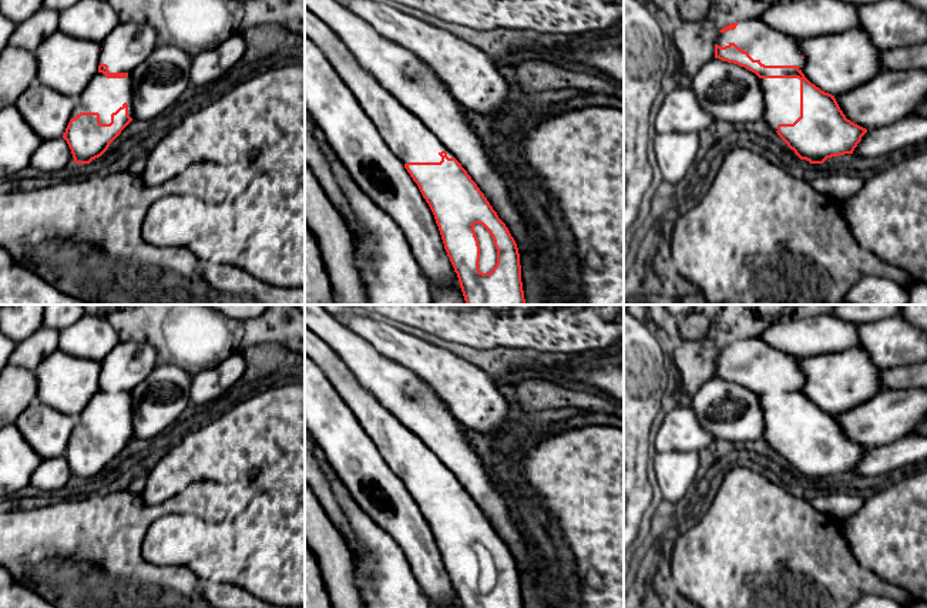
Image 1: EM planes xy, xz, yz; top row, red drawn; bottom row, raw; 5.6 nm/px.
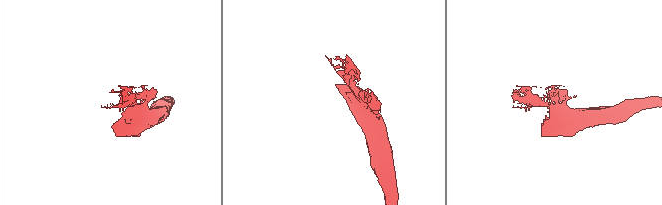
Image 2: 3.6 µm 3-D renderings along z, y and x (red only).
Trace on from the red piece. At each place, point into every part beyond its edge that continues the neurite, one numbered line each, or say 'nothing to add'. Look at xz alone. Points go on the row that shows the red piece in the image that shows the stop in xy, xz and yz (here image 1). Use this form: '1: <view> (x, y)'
1: xz (406, 135)
2: xz (487, 251)

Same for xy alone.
1: xy (104, 96)

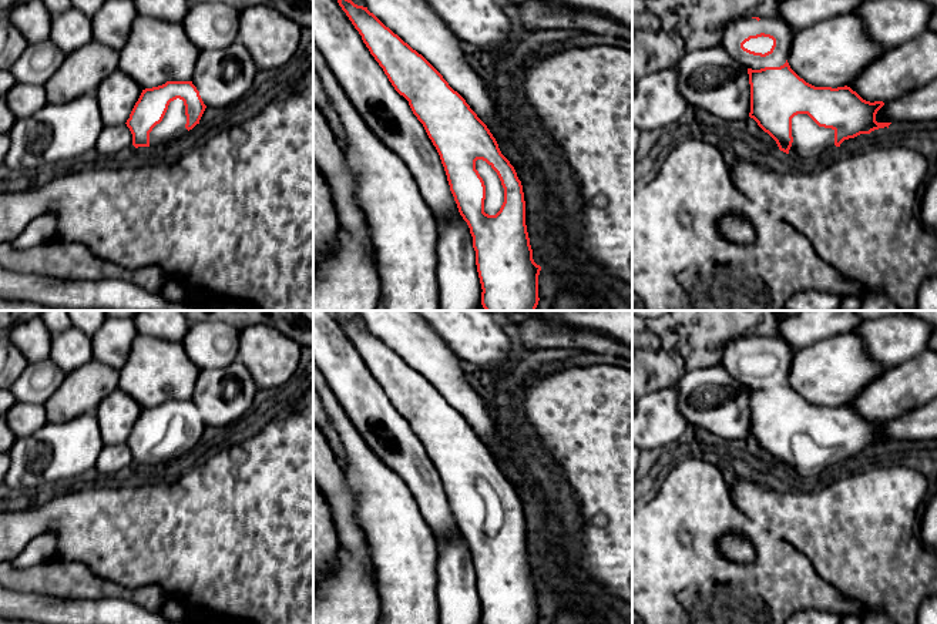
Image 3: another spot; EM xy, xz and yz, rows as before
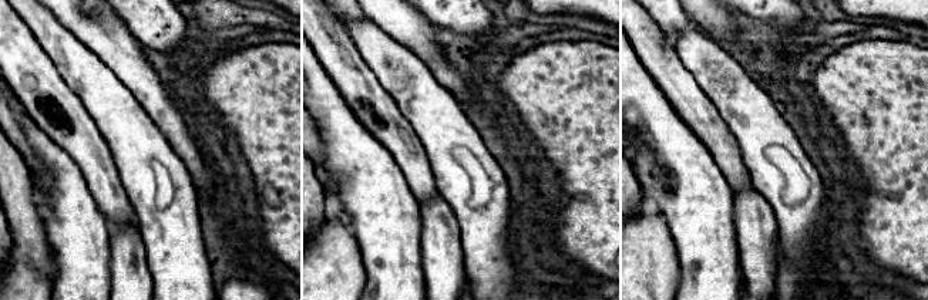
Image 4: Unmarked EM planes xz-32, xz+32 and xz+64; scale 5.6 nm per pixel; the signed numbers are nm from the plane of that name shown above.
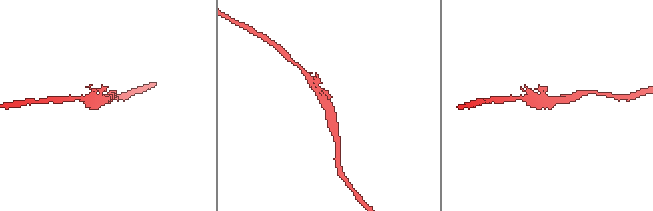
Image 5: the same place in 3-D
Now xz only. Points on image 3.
1: xz (494, 193)

